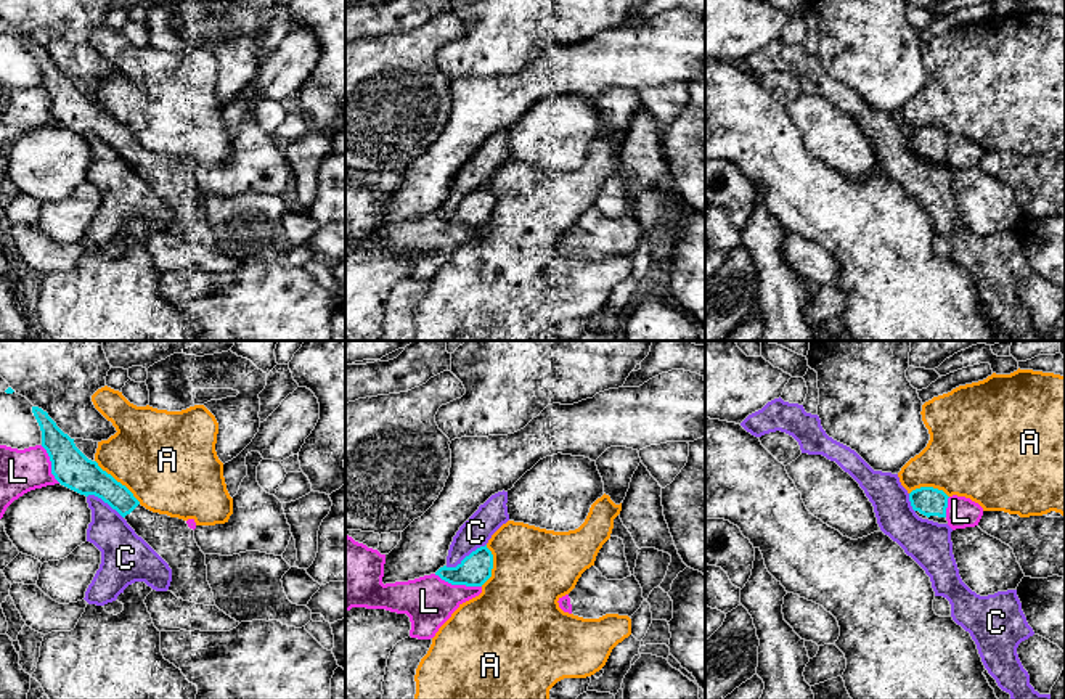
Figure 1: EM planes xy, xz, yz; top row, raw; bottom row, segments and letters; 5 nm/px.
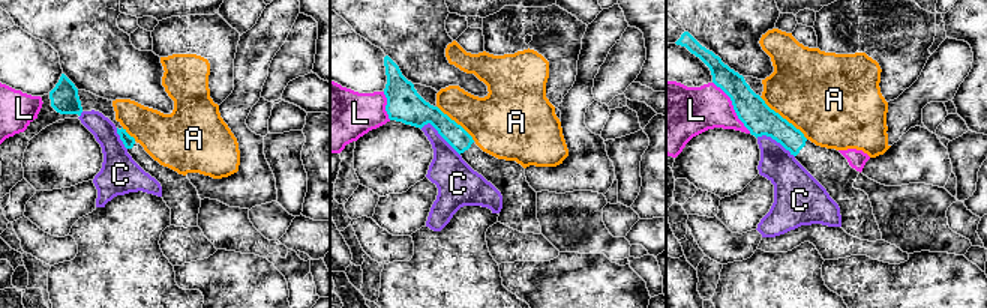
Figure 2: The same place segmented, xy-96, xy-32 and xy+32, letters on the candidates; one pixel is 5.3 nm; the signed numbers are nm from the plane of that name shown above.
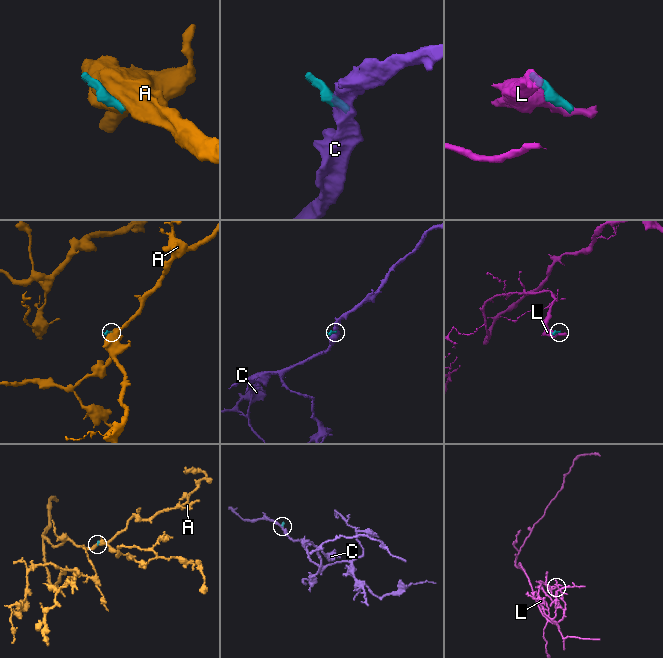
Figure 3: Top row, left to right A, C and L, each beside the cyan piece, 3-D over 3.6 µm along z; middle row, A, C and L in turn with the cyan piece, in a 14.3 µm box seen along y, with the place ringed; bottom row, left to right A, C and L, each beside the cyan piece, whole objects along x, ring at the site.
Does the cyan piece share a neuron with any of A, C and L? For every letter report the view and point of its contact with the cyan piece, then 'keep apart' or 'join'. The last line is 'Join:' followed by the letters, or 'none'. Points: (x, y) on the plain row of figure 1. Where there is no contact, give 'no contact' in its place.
A: contact xy (116, 121); keep apart
C: contact xz (466, 196); keep apart
L: contact xz (458, 224); keep apart
Join: none

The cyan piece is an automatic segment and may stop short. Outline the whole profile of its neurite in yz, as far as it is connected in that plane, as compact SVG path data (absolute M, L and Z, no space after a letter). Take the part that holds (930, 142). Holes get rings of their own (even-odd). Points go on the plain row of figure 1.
M920 127L909 133L909 141L916 154L938 164L948 164L948 135L933 127Z

